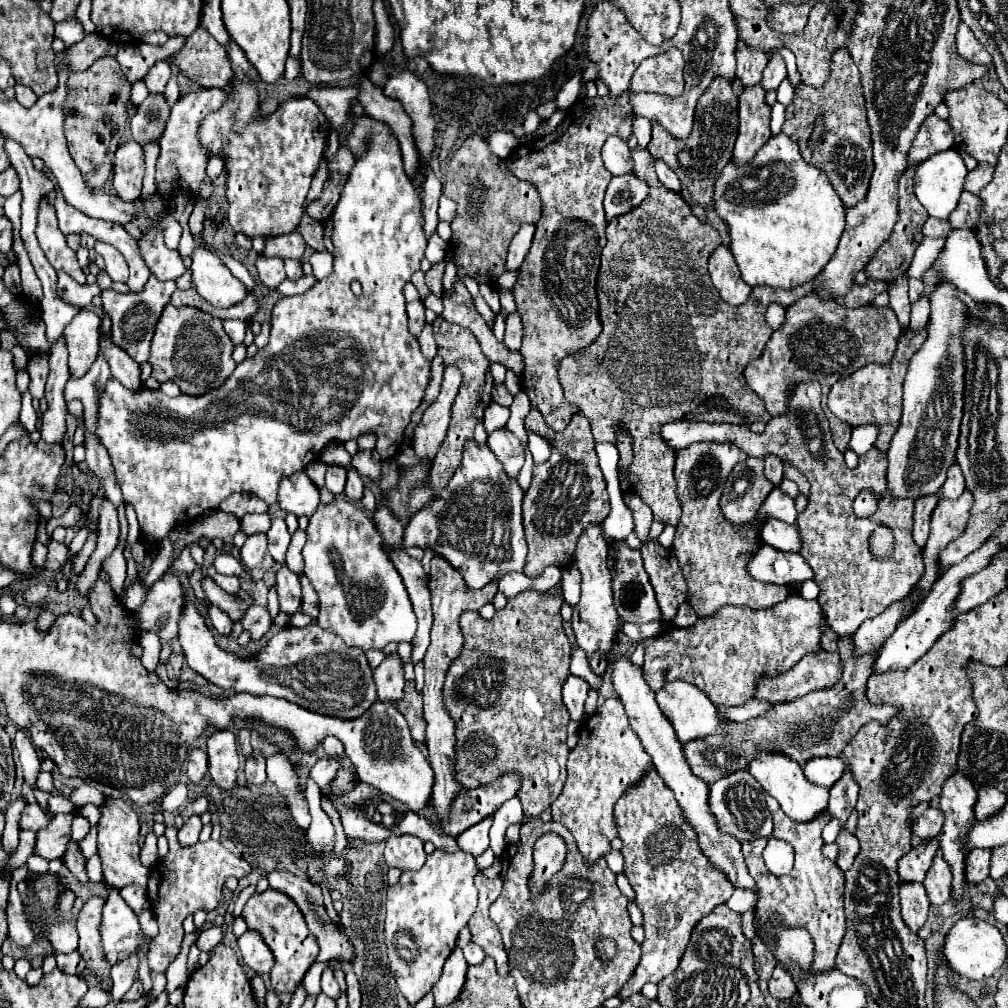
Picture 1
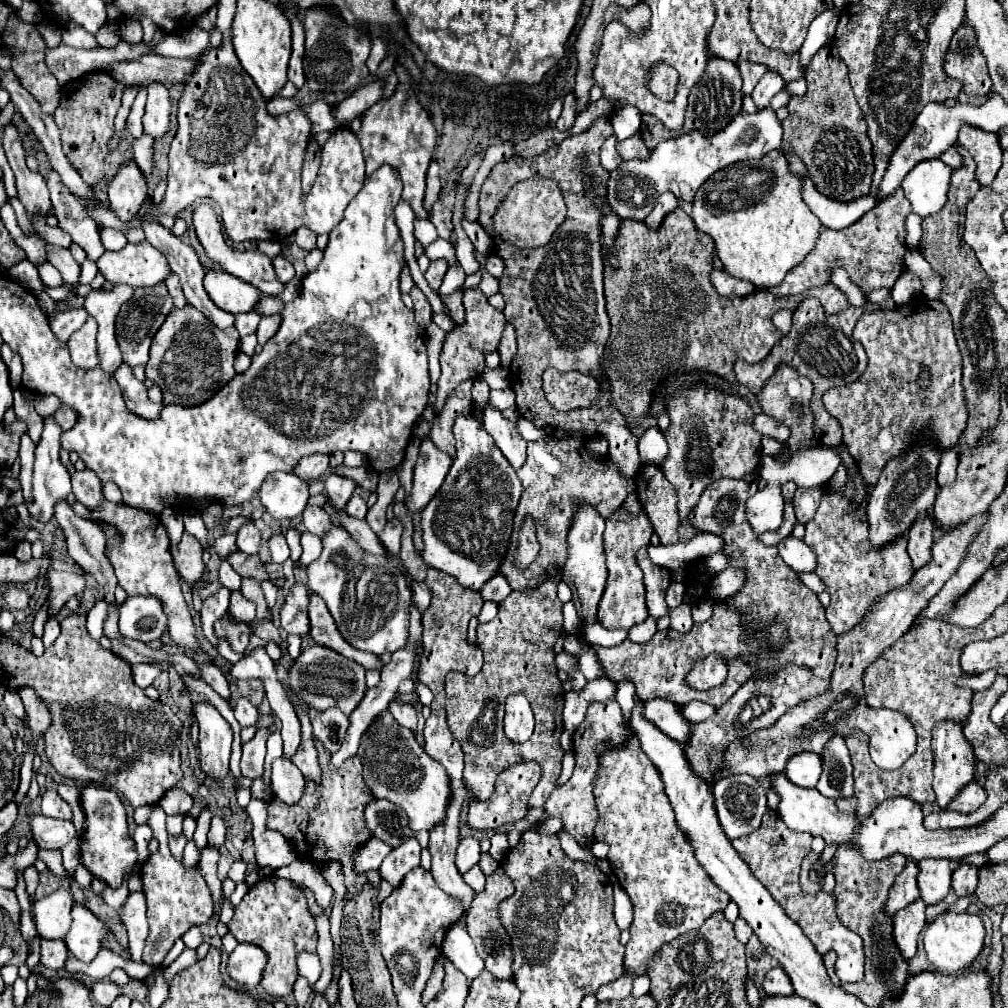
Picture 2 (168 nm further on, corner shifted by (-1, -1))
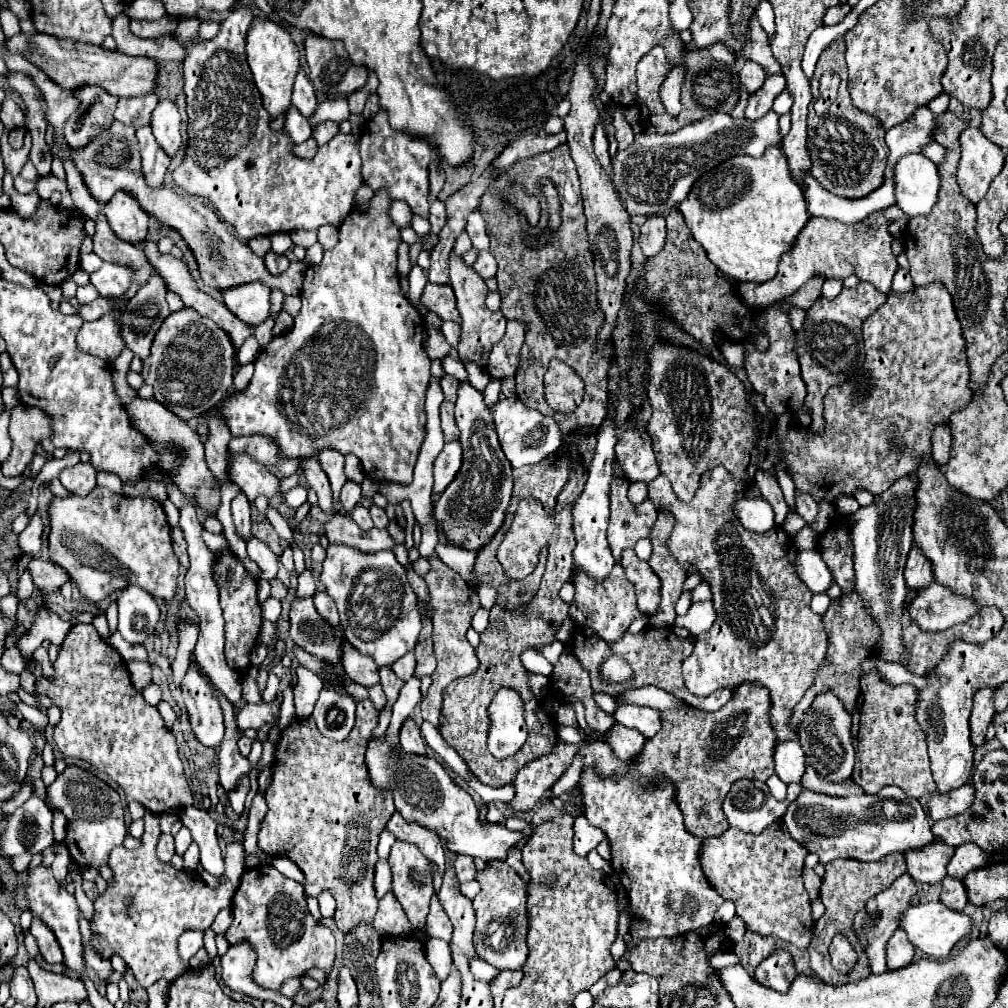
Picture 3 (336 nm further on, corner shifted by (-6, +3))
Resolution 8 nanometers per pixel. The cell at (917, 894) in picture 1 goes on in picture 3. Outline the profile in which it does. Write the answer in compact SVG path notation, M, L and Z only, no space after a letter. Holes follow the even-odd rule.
M895 931L893 937L887 941L887 969L901 969L913 963L913 947L907 941L903 931Z

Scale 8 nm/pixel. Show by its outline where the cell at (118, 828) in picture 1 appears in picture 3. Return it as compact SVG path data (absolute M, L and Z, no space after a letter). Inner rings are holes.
M67 765L63 773L57 775L57 779L47 787L47 807L51 811L61 811L67 819L67 835L65 835L65 845L69 849L71 859L79 867L101 867L107 863L109 851L115 845L121 845L127 829L123 821L123 807L121 799L115 789L111 789L105 781L101 781L97 775L91 771L77 767L77 765Z

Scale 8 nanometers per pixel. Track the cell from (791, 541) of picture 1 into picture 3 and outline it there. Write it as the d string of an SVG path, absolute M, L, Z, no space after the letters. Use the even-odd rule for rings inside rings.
M799 551L795 559L795 571L807 589L811 589L811 593L825 593L833 583L831 571L819 551Z

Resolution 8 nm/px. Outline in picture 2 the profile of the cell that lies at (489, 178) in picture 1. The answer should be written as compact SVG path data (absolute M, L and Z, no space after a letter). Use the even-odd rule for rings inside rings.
M532 177L516 183L506 199L498 205L492 221L494 221L494 239L512 243L516 247L538 247L550 241L556 227L566 217L566 205L562 199L562 191L558 183L544 177Z

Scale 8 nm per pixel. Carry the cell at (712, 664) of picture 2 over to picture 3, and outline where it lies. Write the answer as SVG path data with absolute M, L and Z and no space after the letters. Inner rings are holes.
M715 467L703 473L699 489L691 503L679 501L671 491L667 477L659 475L649 483L649 501L653 501L657 511L665 511L675 519L675 529L667 537L667 549L673 553L675 561L691 573L699 573L701 581L711 585L713 607L717 619L713 627L695 637L693 653L683 661L683 679L693 695L707 697L719 687L737 687L743 681L759 681L771 693L771 725L775 725L777 741L795 739L795 729L791 729L791 713L801 701L803 693L813 685L819 665L825 661L827 637L821 617L811 611L811 591L799 581L795 573L795 543L781 529L775 527L767 533L751 533L741 527L741 523L731 515L729 507L745 495L745 483L735 483L727 469Z

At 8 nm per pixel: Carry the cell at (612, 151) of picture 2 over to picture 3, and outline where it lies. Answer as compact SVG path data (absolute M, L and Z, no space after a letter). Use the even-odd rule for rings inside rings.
M601 123L595 125L595 131L593 131L593 151L595 151L595 157L599 159L599 163L603 165L605 171L609 171L609 143L607 143L607 137L605 137L605 129Z

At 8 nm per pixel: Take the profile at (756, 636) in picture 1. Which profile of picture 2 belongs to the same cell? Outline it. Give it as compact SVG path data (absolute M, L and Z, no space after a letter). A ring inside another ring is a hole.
M720 601L714 603L712 617L702 625L694 625L688 633L666 629L656 631L656 635L648 643L632 643L630 639L626 639L616 647L604 649L594 645L594 649L606 669L606 677L612 681L620 681L626 677L632 679L636 685L636 695L644 701L650 701L654 697L672 699L676 703L688 703L698 699L708 705L722 707L740 689L740 685L744 685L756 673L758 657L762 655L764 643L770 643L772 649L782 649L782 641L786 641L786 629L782 629L782 625L766 625L766 629L752 629L748 625L750 623L746 621L746 617L742 617L742 613L730 611L730 607ZM710 653L726 657L726 665L730 665L726 681L708 691L690 689L690 685L686 685L684 681L686 673L694 667L694 661L702 661L702 657L708 657Z

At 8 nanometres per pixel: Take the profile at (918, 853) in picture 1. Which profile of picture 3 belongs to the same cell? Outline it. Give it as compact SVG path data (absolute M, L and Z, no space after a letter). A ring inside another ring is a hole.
M905 873L905 875L901 875L889 889L885 889L883 893L871 897L871 899L867 901L867 905L855 915L855 919L853 919L853 931L855 931L857 939L861 941L865 953L867 953L869 969L871 969L873 975L879 975L879 973L887 971L887 963L885 963L885 943L887 943L889 937L895 933L899 915L901 915L901 911L905 911L905 909L911 905L915 893L917 893L915 881L911 879L909 873Z

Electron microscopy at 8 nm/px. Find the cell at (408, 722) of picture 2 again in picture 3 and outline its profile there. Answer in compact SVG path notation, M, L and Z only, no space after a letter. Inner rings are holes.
M407 719L401 727L401 733L399 733L399 739L401 739L401 747L405 753L411 753L411 755L425 755L425 743L423 743L423 737L421 737L421 731L419 727Z

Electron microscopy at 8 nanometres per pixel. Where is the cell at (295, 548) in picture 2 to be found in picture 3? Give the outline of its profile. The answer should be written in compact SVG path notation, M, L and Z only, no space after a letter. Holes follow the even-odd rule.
M305 571L301 573L299 577L299 587L295 591L295 597L297 599L303 599L303 597L313 597L315 595L315 583L313 583L313 575L311 571Z

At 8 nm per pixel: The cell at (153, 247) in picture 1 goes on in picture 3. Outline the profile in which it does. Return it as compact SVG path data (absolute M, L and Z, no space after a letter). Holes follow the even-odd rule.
M103 263L103 267L95 273L91 273L91 283L95 285L95 289L99 291L101 297L121 297L129 283L133 279L133 271L121 265L111 265L111 263Z

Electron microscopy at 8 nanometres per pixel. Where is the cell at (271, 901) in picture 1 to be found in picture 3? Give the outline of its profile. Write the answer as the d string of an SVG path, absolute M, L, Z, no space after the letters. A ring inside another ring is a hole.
M259 865L247 869L241 875L241 883L233 895L231 903L233 923L225 931L229 945L239 945L243 941L251 943L257 953L255 969L251 979L263 989L279 989L287 979L301 977L305 971L319 967L331 971L335 959L335 937L331 929L317 923L307 911L307 901L303 885L287 879L271 865Z

